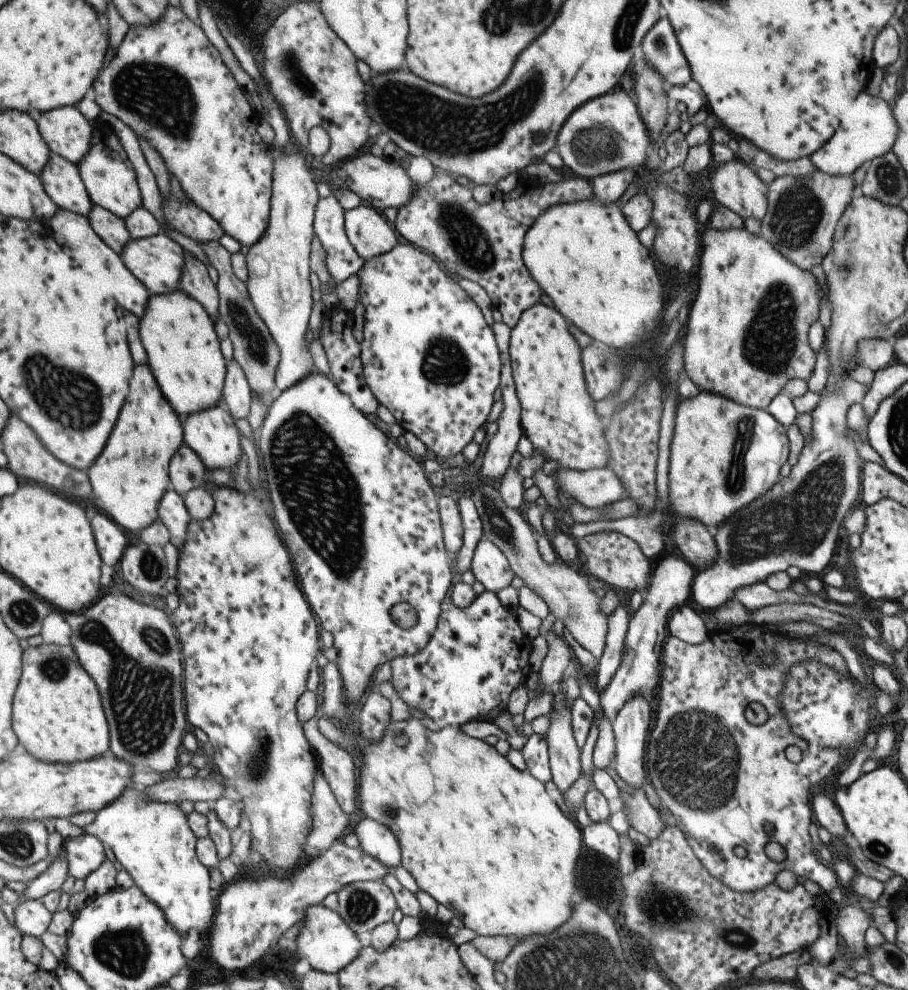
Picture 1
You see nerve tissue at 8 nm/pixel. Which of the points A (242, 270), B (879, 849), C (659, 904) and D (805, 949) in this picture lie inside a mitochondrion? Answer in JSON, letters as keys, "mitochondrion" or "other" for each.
{"A":"other","B":"mitochondrion","C":"mitochondrion","D":"other"}

